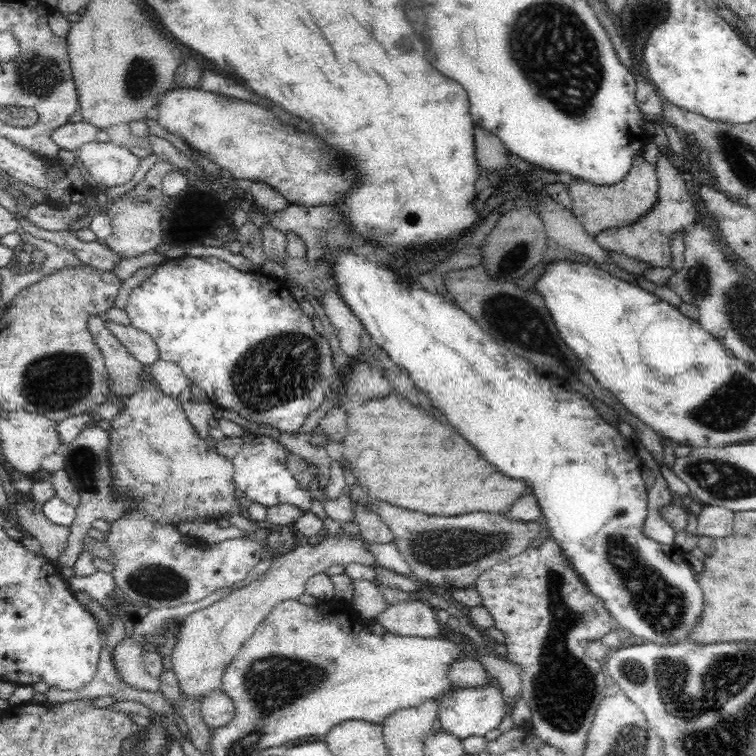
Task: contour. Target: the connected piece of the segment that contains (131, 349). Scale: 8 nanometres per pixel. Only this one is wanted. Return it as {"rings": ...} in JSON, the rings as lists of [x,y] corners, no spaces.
{"rings":[[[114,321],[104,322],[108,329],[112,330],[118,342],[122,343],[128,353],[136,358],[143,366],[152,365],[159,359],[159,350],[154,339],[144,331],[132,327],[132,325],[121,325]]]}

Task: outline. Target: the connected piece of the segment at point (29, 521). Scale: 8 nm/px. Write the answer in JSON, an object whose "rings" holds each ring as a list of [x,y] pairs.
{"rings":[[[16,493],[14,502],[19,523],[40,542],[44,557],[56,565],[60,553],[67,547],[69,527],[52,523],[48,517],[44,516],[42,510],[35,510],[35,503],[32,500],[21,493]]]}

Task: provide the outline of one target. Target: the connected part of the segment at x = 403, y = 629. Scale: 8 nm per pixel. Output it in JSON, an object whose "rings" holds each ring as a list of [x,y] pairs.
{"rings":[[[409,600],[387,603],[387,607],[374,620],[394,635],[438,638],[441,631],[435,611],[428,602]]]}

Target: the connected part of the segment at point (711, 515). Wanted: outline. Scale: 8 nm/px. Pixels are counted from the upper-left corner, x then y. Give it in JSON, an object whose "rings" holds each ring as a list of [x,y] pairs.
{"rings":[[[706,505],[697,516],[697,534],[712,538],[725,537],[733,533],[734,513],[724,507]]]}

